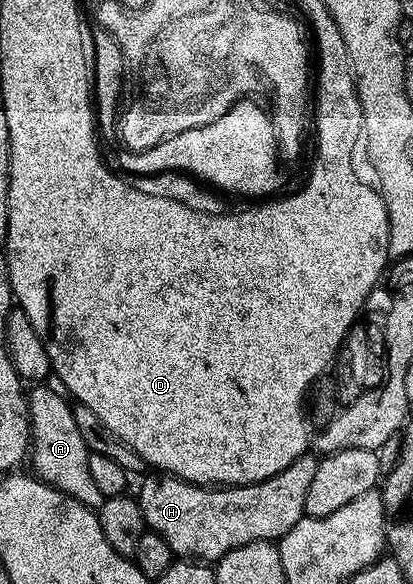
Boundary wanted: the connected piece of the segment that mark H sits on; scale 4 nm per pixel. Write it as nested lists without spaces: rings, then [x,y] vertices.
[[[306,454],[295,458],[287,470],[279,470],[271,478],[254,484],[238,484],[236,486],[202,486],[189,484],[186,480],[180,480],[178,476],[166,476],[164,474],[146,475],[141,489],[135,492],[137,505],[143,510],[146,529],[159,538],[167,541],[171,546],[174,557],[192,558],[197,562],[216,562],[226,556],[231,550],[239,546],[247,546],[251,542],[260,540],[280,541],[281,537],[295,526],[305,515],[305,503],[307,502],[307,490],[315,479],[318,457]]]

